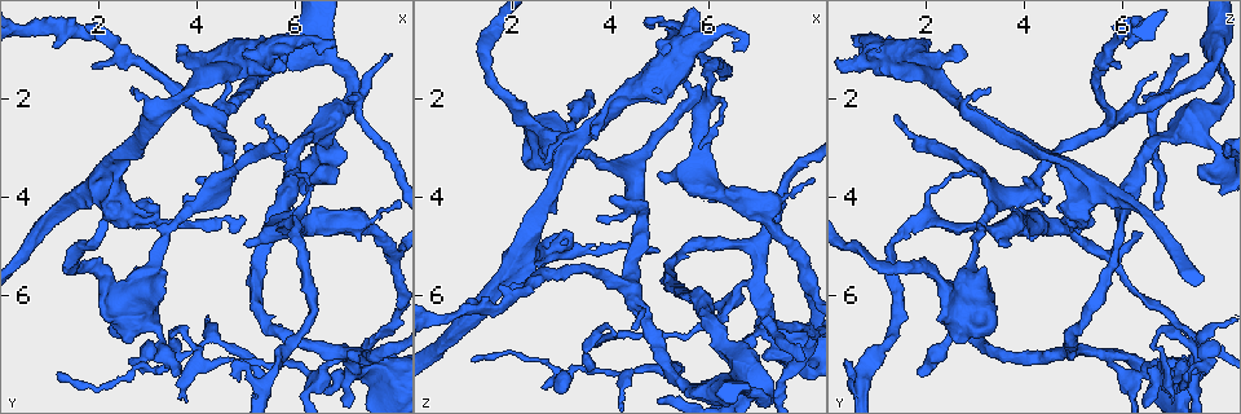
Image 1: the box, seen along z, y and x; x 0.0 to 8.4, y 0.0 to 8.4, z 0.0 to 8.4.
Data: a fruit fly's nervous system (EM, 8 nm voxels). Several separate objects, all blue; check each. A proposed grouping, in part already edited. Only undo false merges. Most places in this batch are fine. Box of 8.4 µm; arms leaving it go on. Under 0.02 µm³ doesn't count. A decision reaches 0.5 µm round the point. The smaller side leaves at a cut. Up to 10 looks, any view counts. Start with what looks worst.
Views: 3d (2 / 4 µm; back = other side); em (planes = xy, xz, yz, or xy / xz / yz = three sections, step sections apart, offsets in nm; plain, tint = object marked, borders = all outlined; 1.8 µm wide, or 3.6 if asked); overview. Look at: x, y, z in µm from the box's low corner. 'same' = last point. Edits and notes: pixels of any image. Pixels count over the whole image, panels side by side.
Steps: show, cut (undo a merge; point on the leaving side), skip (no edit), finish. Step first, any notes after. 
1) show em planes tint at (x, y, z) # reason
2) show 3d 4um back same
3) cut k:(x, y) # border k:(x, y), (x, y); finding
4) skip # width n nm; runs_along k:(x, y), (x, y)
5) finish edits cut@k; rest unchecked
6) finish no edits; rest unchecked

show em planes tint at (7.20, 2.05, 6.65) # branch point

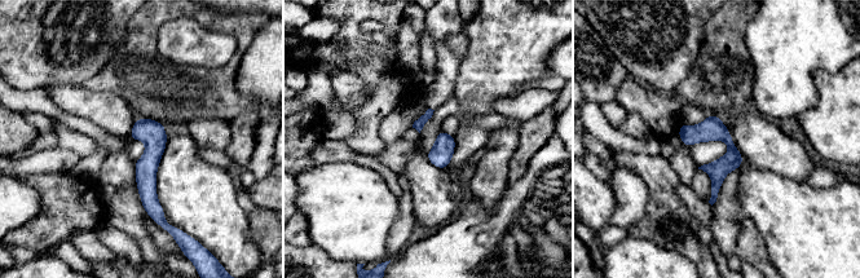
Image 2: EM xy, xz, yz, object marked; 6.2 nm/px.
skip # runs_along 2:(140, 120), (158, 219); all the same neuron

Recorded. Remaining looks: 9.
show 3d 4um at (7.65, 7.60, 7.20) # sharp bend

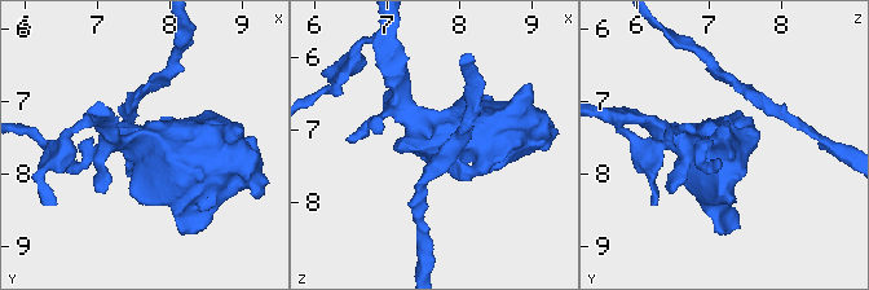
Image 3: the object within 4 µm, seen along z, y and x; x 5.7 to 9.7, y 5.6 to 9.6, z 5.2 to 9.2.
show em 3.6um xz step 16 tint at (7.70, 7.65, 7.20) # arms 4

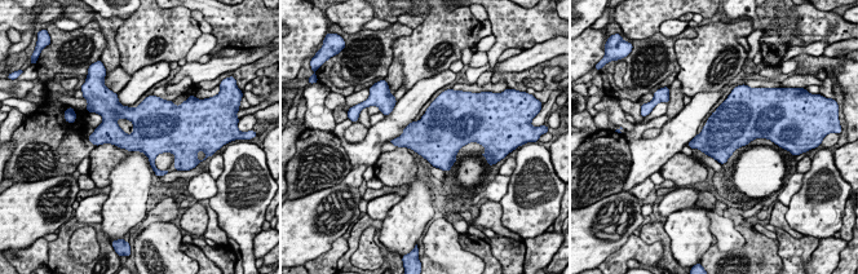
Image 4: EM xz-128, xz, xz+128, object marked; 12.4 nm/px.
show em 3.6um xy step 4 tint same # another direction

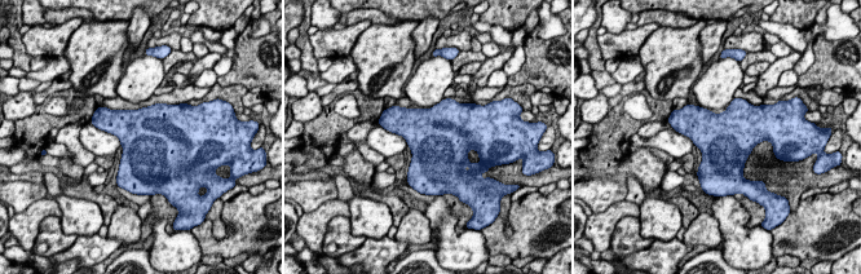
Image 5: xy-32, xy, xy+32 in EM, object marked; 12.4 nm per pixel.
skip # continuous, no second neuron

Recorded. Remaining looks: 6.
show 3d 4um at (5.35, 1.20, 1.20) # branch point

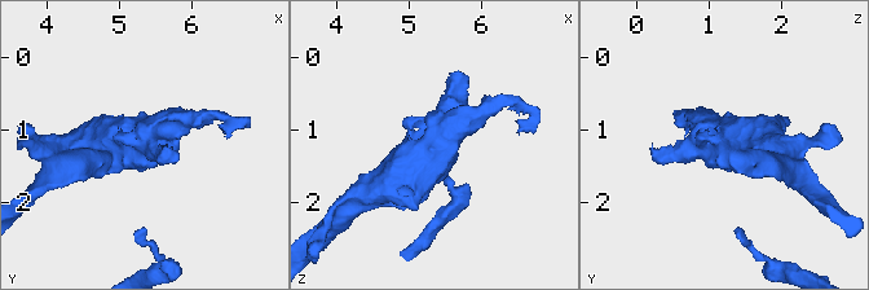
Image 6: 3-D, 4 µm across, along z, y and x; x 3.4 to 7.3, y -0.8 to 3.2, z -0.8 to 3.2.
show em 3.6um planes plain at (5.35, 1.20, 1.20) # arms 3; arm_widths 240, 320, 320 nm; need the tissue

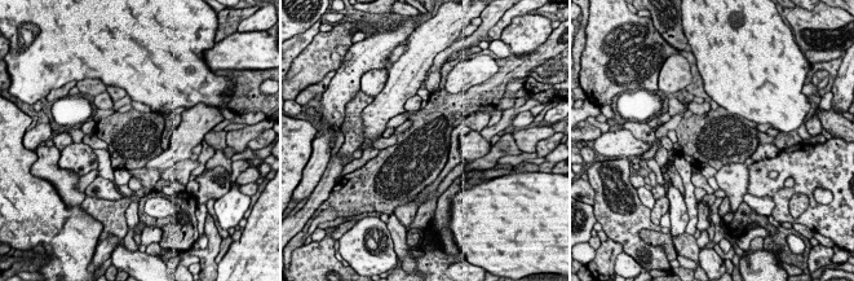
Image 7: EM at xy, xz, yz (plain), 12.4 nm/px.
show em 3.6um planes tint same

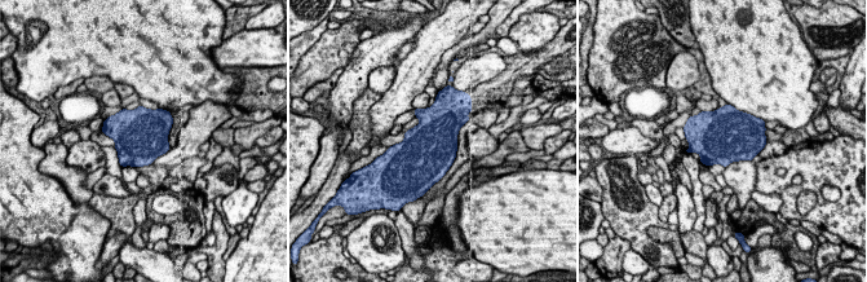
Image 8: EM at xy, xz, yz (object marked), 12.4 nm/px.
skip # all the same neuron

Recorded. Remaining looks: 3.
show em planes tint at (2.35, 3.50, 5.05) # two arms at a narrow angle

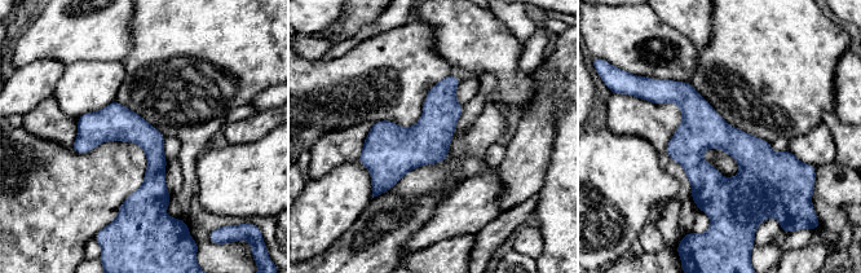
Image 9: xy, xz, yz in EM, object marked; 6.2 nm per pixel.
skip # all the same neuron

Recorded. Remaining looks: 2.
finish no edits; rest unchecked

